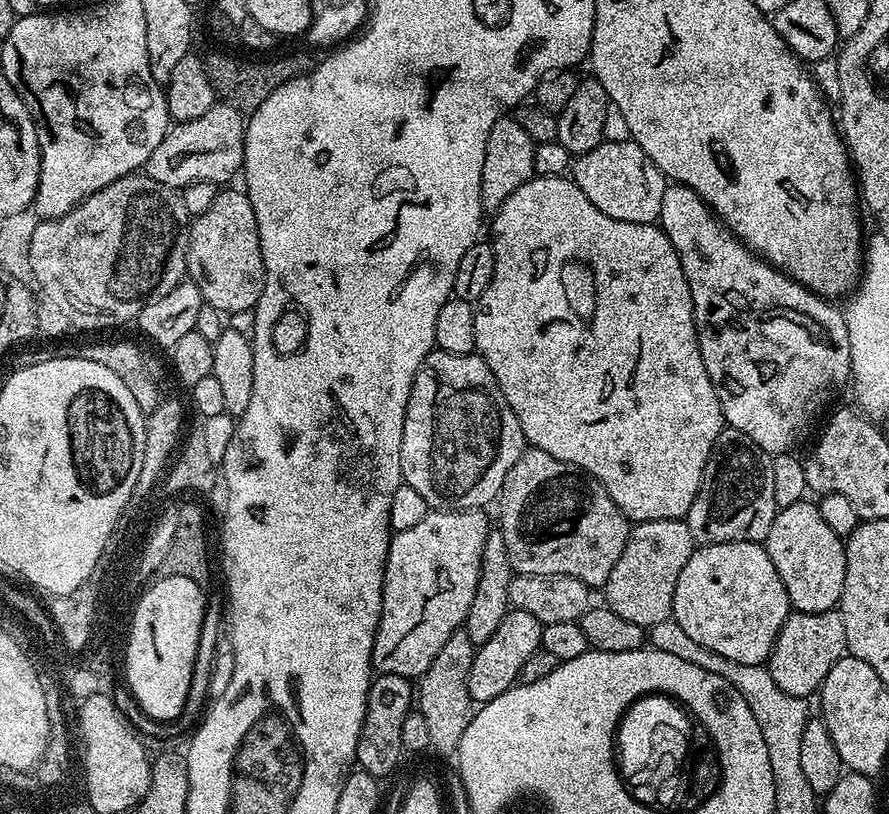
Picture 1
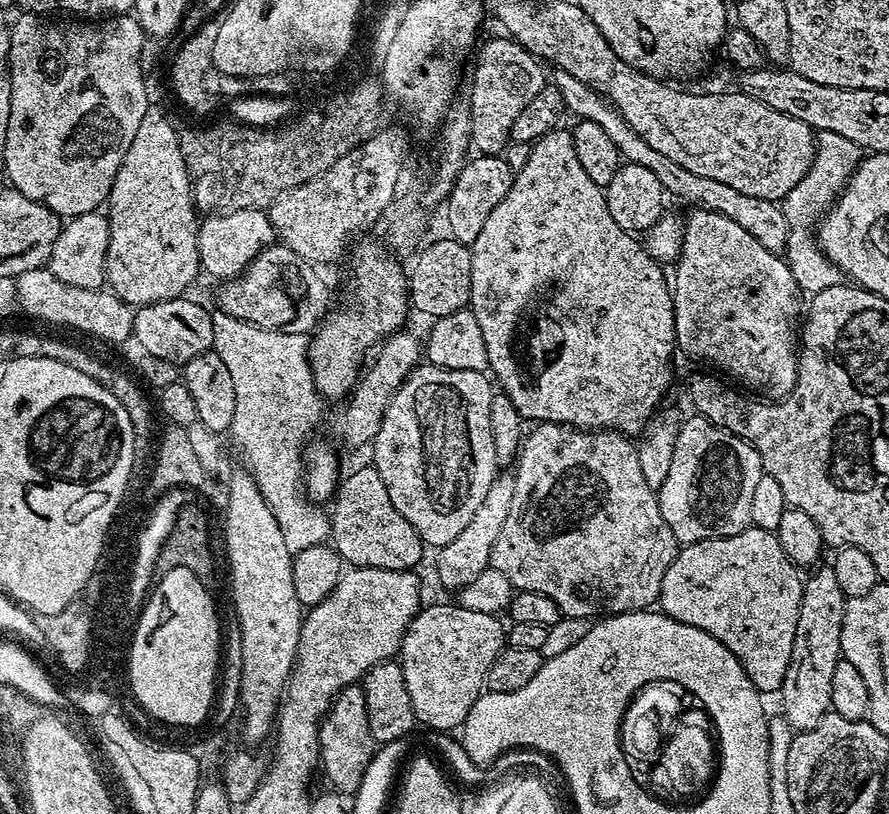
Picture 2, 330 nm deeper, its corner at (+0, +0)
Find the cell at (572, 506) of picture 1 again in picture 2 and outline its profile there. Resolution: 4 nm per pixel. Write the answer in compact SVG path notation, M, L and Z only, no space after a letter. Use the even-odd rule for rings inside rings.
M537 423L536 428L527 433L520 446L520 455L514 465L514 499L510 501L510 515L502 522L502 534L498 534L498 542L494 542L491 567L502 570L506 578L510 578L513 589L521 592L537 592L546 594L546 598L554 598L564 616L582 616L596 618L601 614L616 616L619 612L642 612L651 609L659 601L662 590L662 578L666 578L666 570L675 558L678 545L670 526L666 526L666 518L662 518L662 510L657 489L646 482L642 474L642 465L638 462L638 447L631 444L629 437L622 432L611 430L589 430L573 428L570 424Z

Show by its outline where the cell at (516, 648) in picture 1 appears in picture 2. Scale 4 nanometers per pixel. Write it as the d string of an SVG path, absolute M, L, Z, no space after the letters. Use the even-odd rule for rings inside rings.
M452 602L421 607L410 622L408 631L404 633L404 641L400 644L398 662L404 671L406 690L410 690L410 702L417 721L425 724L428 730L451 733L463 725L466 714L470 714L470 706L474 706L481 692L485 691L494 658L498 658L506 646L506 628L500 625L500 619L499 615L482 614Z

